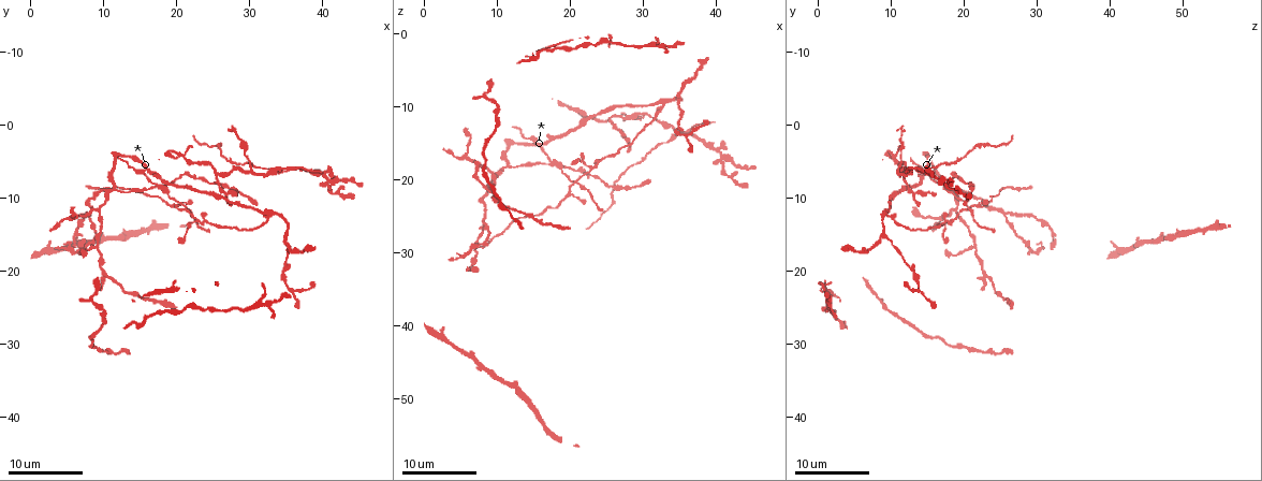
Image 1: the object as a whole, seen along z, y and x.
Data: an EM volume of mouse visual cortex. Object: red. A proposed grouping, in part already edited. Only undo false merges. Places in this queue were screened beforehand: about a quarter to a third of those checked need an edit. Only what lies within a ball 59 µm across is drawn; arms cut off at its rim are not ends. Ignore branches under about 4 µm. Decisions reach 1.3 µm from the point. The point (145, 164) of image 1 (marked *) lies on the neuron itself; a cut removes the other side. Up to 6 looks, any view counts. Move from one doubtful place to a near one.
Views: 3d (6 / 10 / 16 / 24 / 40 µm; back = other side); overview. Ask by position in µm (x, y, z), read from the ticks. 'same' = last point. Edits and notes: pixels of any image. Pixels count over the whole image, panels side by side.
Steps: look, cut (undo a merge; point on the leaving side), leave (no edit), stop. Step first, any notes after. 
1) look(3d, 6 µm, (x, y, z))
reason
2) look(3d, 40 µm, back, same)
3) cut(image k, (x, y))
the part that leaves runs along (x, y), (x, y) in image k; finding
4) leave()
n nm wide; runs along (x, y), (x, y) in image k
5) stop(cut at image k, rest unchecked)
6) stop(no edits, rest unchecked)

look(3d, 10 µm, (9.0, 11.5, 18.5))
side arm on a straight run

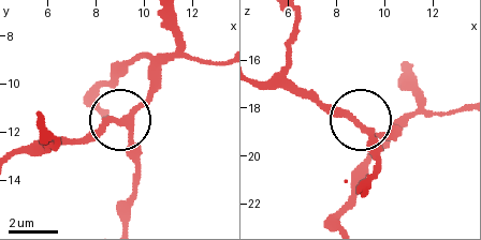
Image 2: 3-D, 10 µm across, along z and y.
leave()
220 nm wide; runs along (171, 21), (177, 46), (152, 89), (128, 114), (75, 143) in image 2; one neuron here

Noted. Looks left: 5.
look(3d, 16 µm, (30.0, 6.0, 11.0))
thin arm on a thick one

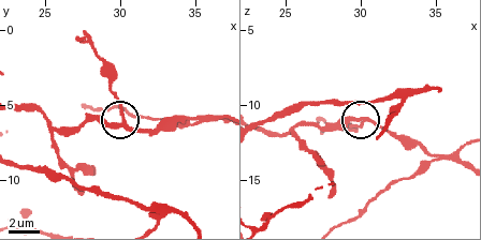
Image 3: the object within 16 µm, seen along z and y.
look(3d, 16 µm, back, (30.2, 6.2, 10.8))

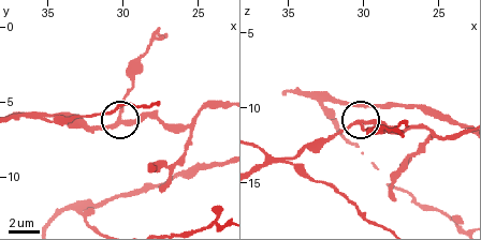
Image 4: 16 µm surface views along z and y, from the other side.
cut(image 4, (363, 130))
3 arms; the part that leaves runs along (118, 121), (133, 80), (134, 61), (152, 38), (166, 36) in image 4; two neurons meet here

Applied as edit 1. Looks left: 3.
look(3d, 10 µm, (41.5, 7.5, 17.0))
two arms at a narrow angle

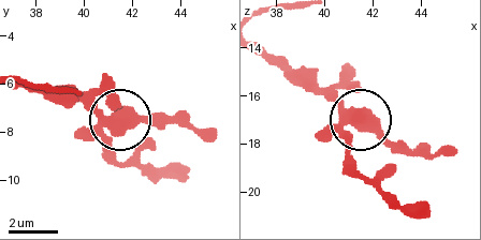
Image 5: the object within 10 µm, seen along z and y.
leave()
runs along (258, 42), (314, 77), (410, 155) in image 5; one neuron here

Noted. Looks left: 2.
stop(cut at image 4, rest unchecked)

